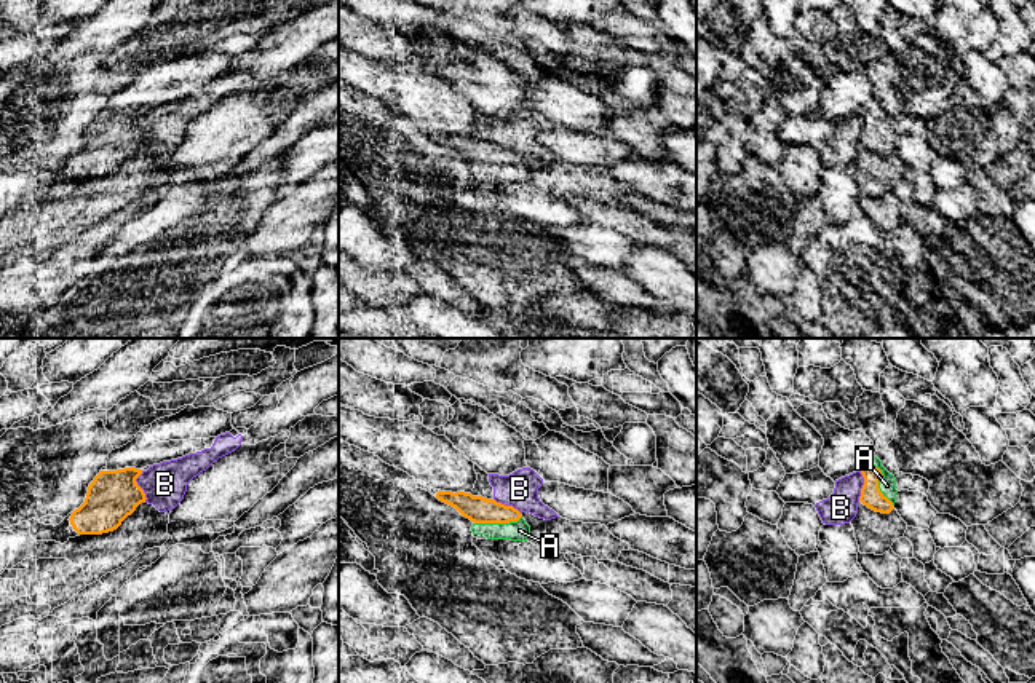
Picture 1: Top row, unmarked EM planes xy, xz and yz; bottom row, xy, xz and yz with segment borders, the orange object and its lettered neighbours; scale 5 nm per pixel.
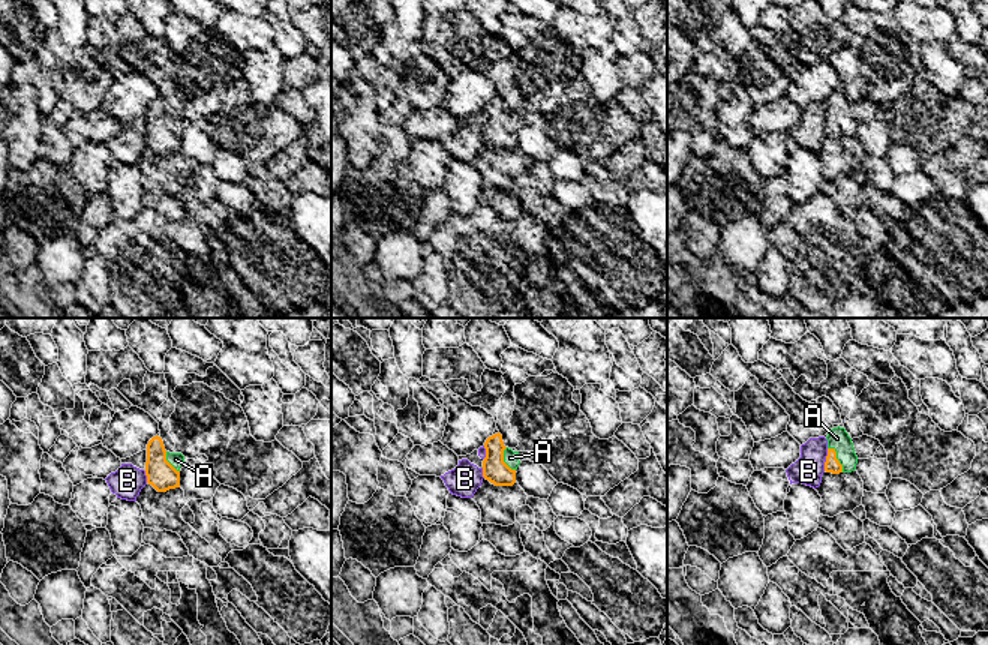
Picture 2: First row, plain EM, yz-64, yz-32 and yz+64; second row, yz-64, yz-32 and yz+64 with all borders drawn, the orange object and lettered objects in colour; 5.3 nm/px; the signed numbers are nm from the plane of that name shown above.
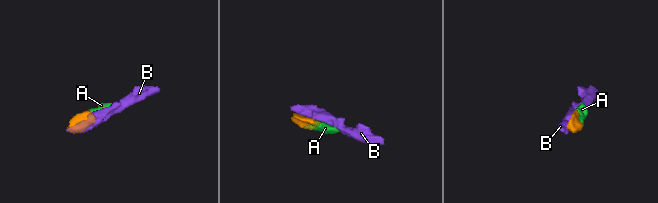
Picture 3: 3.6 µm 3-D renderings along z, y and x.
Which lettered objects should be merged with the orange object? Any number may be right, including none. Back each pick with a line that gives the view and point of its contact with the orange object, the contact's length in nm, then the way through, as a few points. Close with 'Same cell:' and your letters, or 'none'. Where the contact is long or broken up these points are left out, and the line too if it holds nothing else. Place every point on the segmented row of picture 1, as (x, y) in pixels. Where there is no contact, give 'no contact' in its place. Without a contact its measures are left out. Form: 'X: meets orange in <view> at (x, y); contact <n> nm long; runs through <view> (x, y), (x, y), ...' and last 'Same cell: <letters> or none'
A: meets orange in yz at (877, 484); contact 260 nm long; runs through yz (871, 495), (877, 484), (887, 485)
Same cell: A

